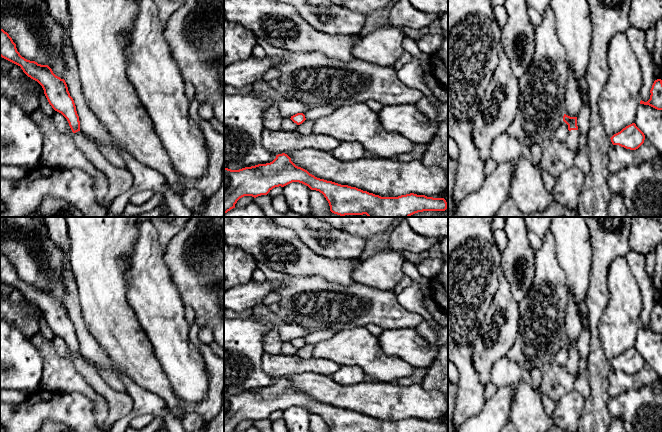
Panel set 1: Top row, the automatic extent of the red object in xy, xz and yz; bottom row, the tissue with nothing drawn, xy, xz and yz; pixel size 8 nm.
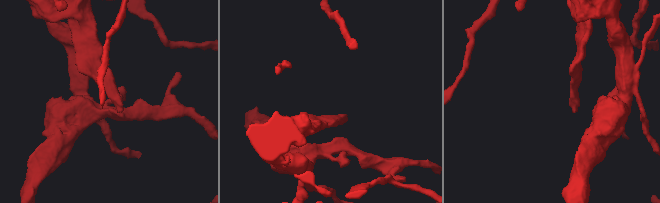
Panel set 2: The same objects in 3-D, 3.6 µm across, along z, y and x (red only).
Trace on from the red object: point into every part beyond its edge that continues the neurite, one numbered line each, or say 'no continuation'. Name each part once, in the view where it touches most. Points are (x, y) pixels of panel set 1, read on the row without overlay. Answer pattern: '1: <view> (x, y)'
1: yz (572, 366)

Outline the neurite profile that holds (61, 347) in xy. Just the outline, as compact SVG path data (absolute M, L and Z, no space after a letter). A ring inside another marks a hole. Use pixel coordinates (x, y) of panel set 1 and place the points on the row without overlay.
M55 335L52 342L58 355L69 359L73 358L67 343L61 337Z

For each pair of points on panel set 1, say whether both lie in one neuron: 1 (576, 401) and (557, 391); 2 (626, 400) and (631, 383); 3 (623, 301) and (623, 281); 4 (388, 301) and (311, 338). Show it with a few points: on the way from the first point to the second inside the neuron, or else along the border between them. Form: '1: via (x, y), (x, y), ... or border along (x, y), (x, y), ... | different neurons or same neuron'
1: border along (573, 389), (566, 393), (556, 404) | different neurons
2: border along (651, 384), (624, 391), (610, 399) | different neurons
3: via (623, 296), (623, 286) | same neuron
4: border along (312, 330), (333, 329), (336, 332) | different neurons

